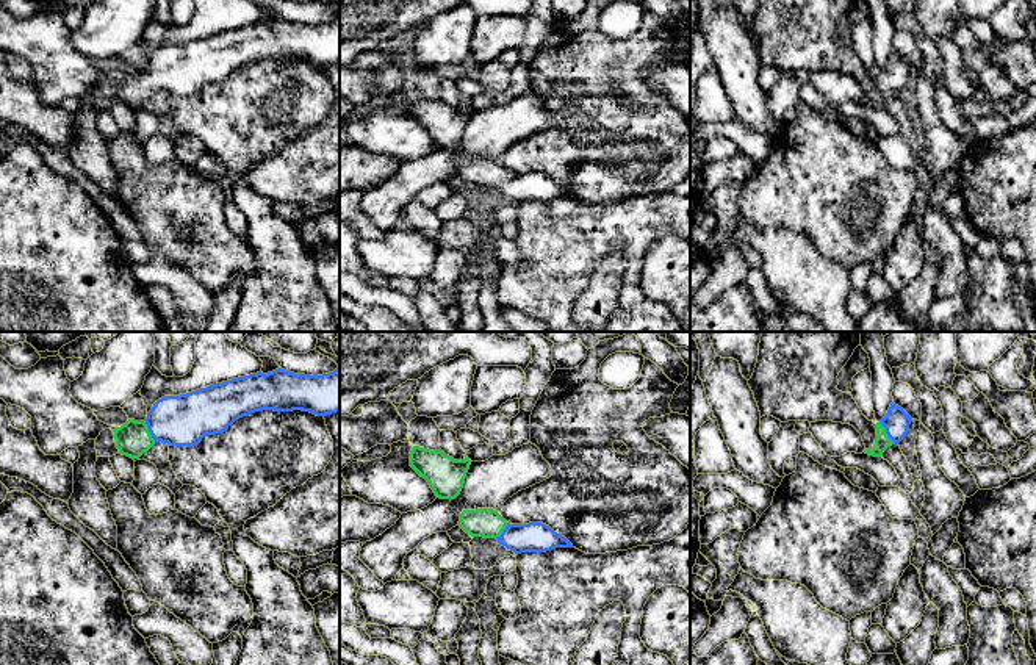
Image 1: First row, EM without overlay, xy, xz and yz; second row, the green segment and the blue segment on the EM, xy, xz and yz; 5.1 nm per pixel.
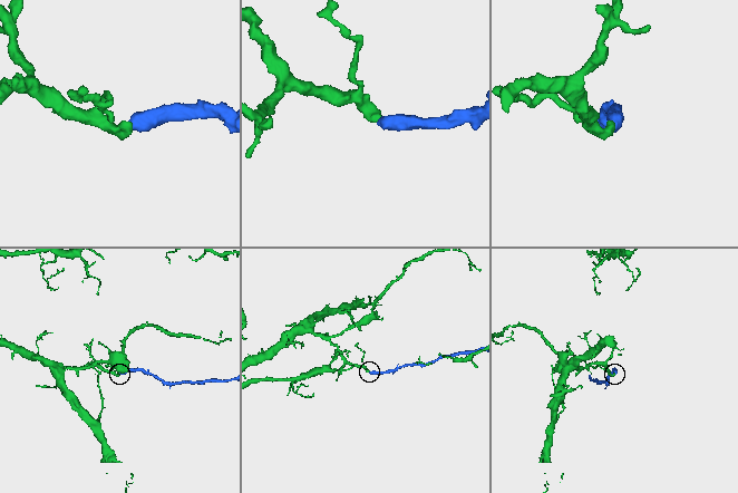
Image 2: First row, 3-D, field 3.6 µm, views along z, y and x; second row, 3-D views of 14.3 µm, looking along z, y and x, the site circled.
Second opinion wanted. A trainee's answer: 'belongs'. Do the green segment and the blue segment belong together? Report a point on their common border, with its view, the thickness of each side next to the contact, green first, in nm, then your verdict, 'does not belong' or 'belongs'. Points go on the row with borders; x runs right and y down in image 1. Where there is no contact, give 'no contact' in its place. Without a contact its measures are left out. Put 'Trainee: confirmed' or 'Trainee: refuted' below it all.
contact xy (147, 431); calibres 180 and 260 nm; belongs
Trainee: confirmed

